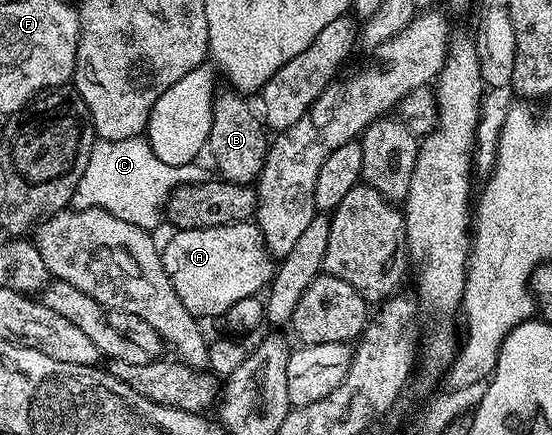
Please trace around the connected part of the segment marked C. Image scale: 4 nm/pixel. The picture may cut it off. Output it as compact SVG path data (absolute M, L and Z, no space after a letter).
M140 137L121 141L97 140L90 151L90 163L86 163L82 179L78 179L72 205L77 209L105 209L118 219L126 219L126 223L134 223L134 227L152 231L162 221L164 204L172 191L179 185L193 185L198 180L194 170L186 165L162 163L147 140Z

